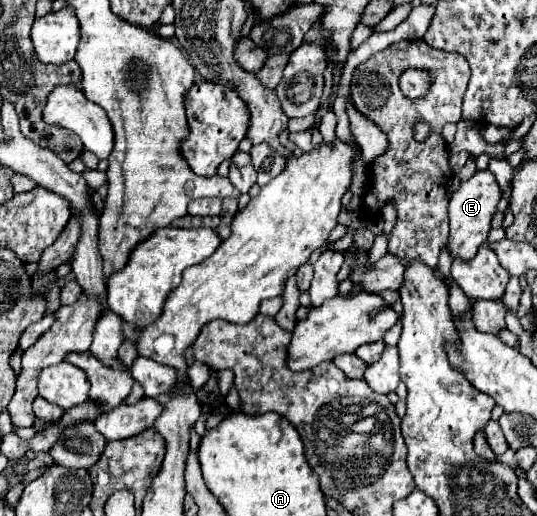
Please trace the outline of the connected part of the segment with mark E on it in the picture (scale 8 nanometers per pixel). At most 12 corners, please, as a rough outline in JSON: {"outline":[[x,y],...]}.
{"outline":[[477,170],[449,200],[451,256],[487,240],[501,188]]}

